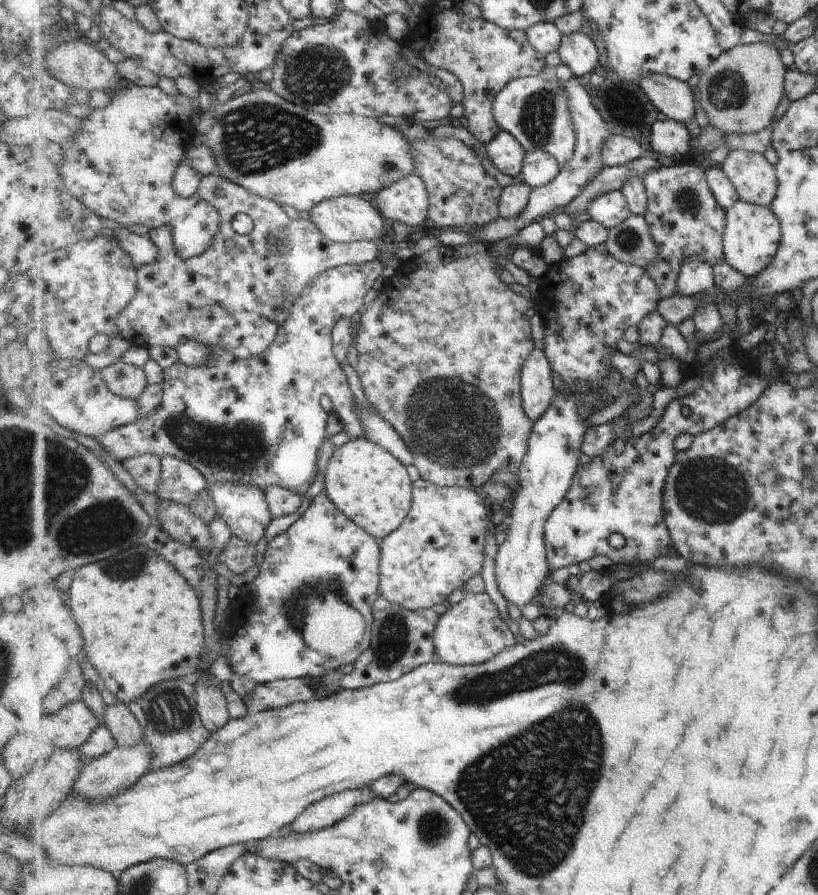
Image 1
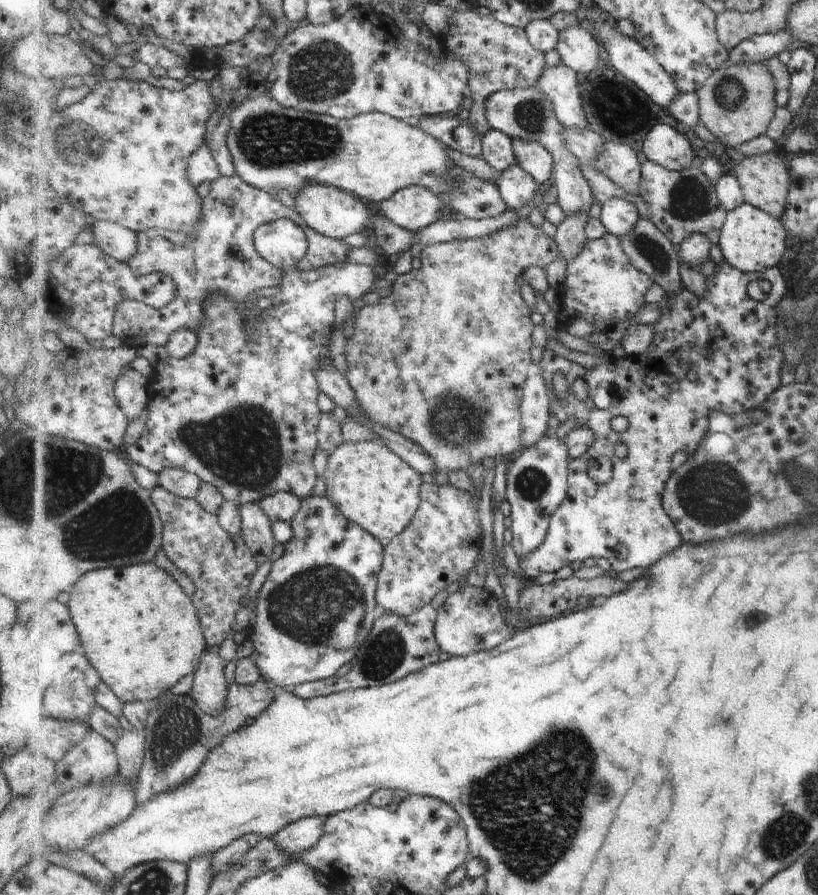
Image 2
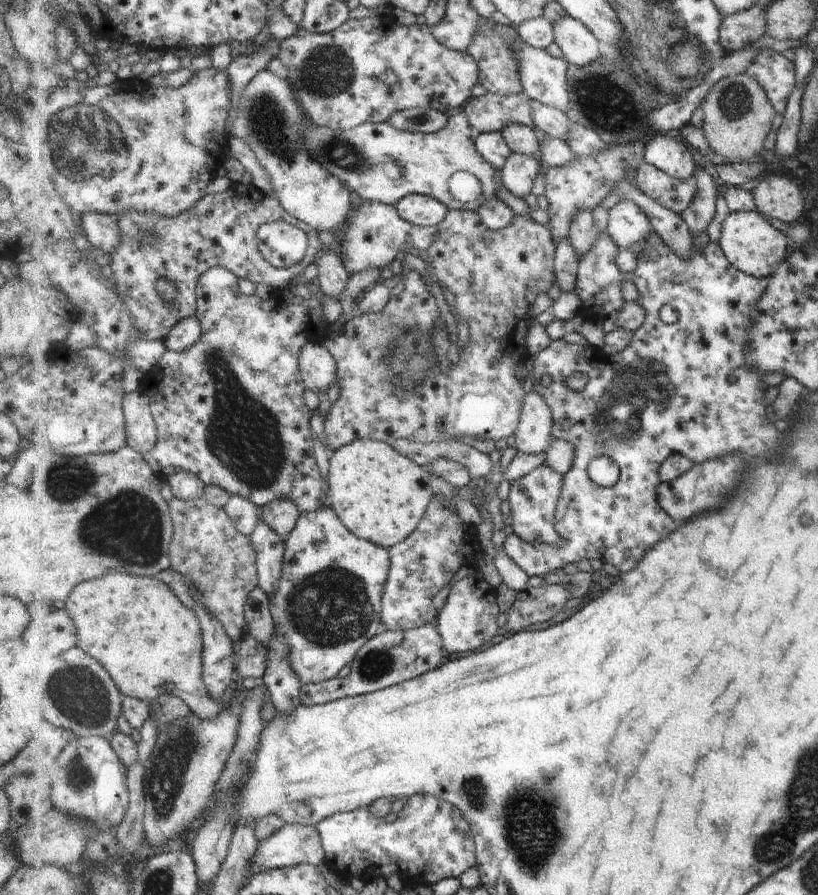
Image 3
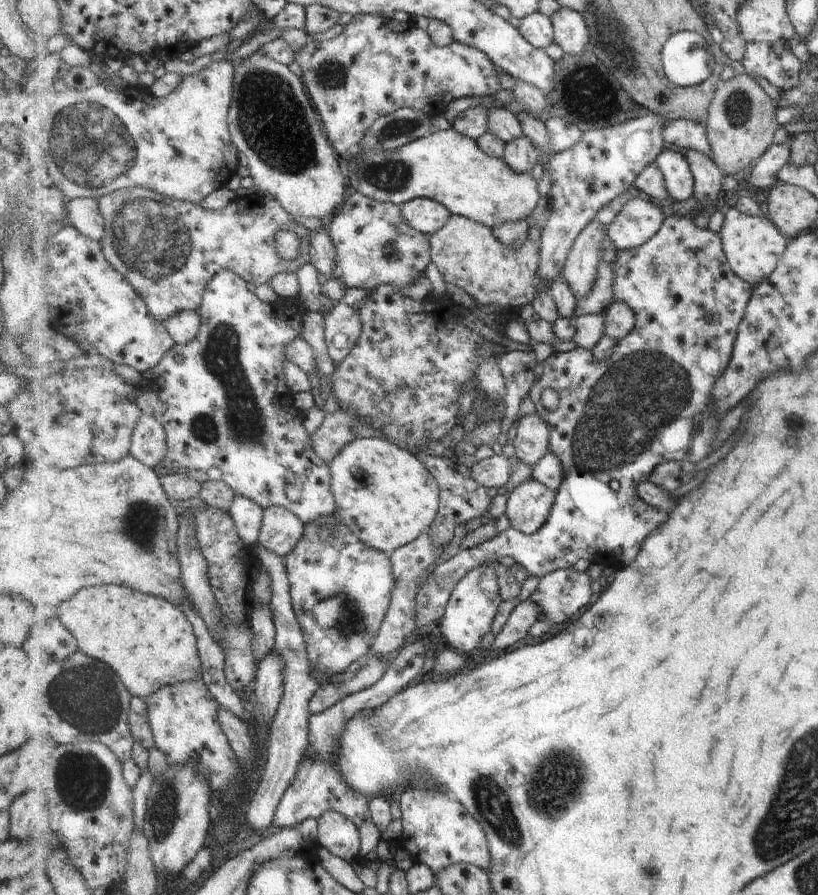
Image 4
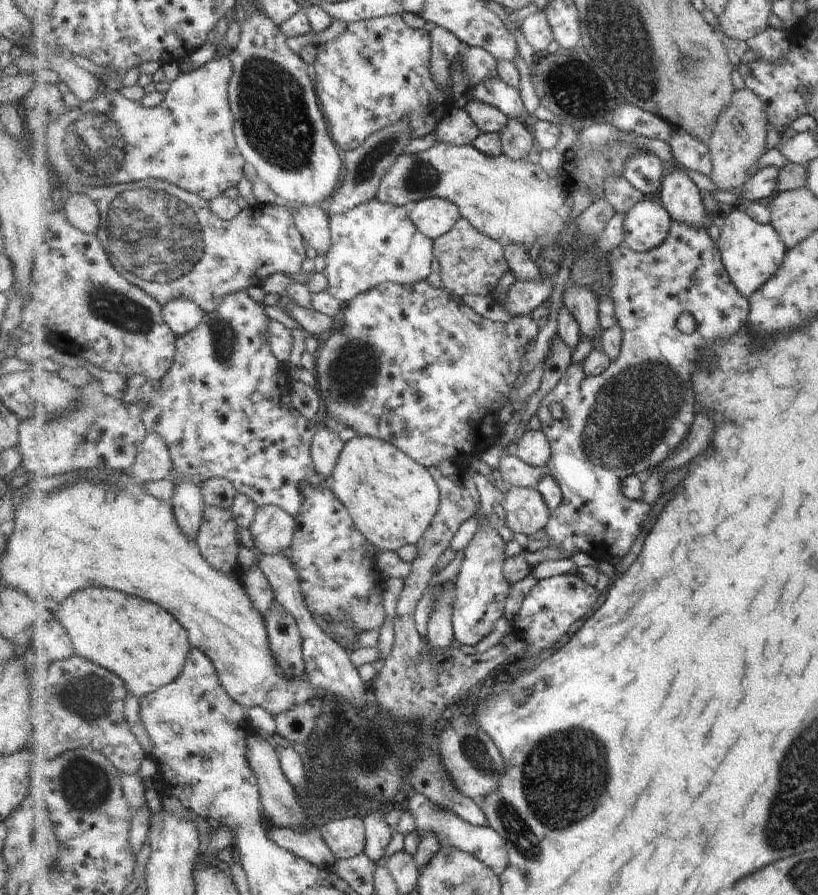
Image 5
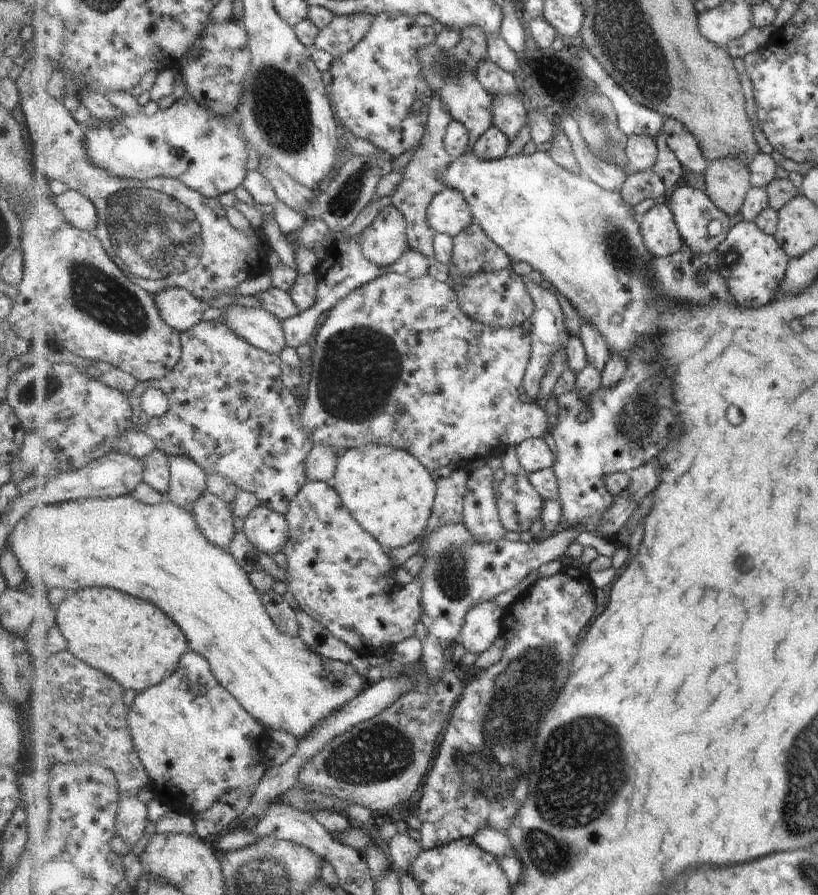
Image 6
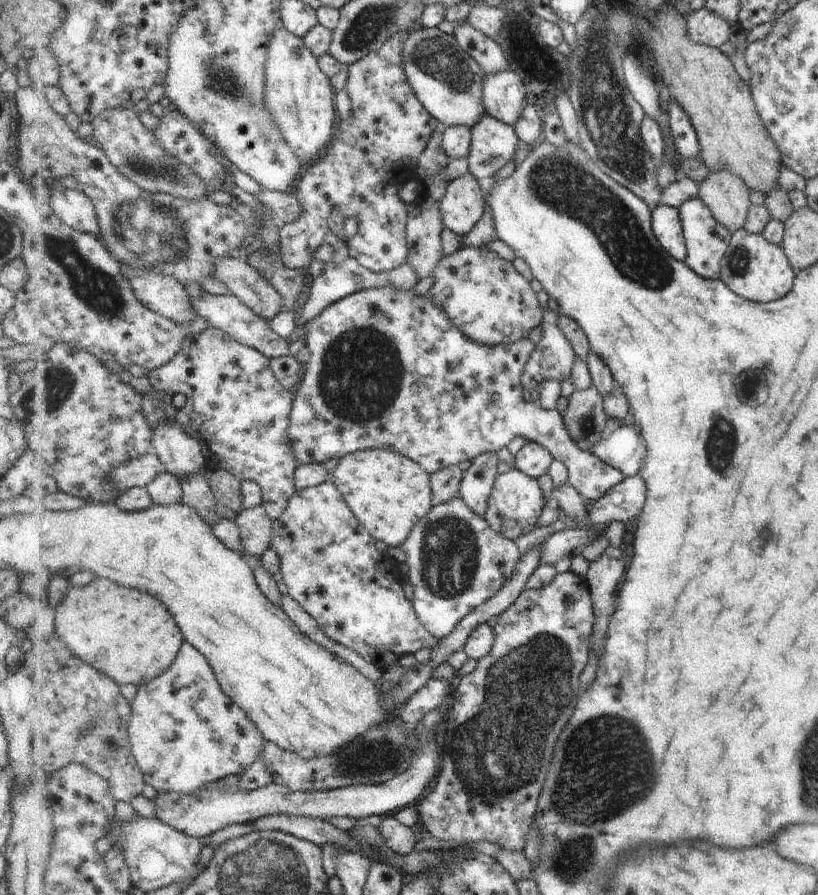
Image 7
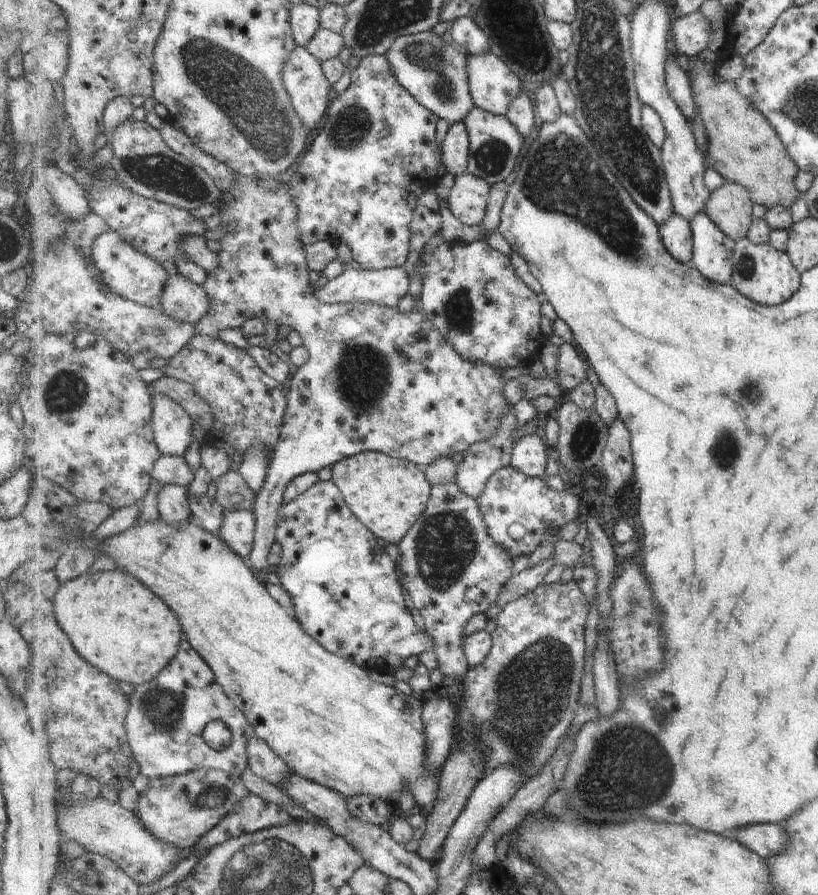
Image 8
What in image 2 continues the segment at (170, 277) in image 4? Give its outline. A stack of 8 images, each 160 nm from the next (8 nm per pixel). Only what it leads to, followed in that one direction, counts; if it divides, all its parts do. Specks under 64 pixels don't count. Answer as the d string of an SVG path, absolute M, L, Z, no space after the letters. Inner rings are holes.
M239 175L234 177L221 177L211 184L211 190L204 199L203 217L200 218L200 225L196 228L196 233L184 233L172 231L169 229L146 229L137 233L138 249L136 253L129 258L127 264L132 273L137 277L142 277L151 273L168 274L177 285L177 298L162 309L131 299L122 302L117 309L114 318L114 336L116 336L123 346L140 349L147 345L164 347L169 339L179 329L193 329L197 331L199 326L207 322L207 314L204 311L204 304L217 293L223 296L227 295L241 310L246 318L246 328L254 331L258 329L258 324L262 321L264 310L259 310L255 306L255 301L259 297L261 289L281 288L285 270L273 266L273 263L267 262L257 252L254 235L256 230L265 223L279 219L294 220L302 229L306 230L306 236L309 243L307 256L297 264L297 268L302 271L309 269L318 269L325 265L335 263L345 263L348 258L348 252L352 249L341 242L340 239L334 239L318 233L316 230L309 229L306 226L305 219L292 207L284 206L279 199L271 198L266 190L257 188L245 182Z

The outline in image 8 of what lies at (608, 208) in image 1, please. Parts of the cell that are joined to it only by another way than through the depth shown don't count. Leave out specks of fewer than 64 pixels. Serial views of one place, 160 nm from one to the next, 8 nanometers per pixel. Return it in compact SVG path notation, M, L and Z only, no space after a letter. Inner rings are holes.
M674 213L660 226L660 231L664 245L673 258L686 265L692 264L694 240L691 223L680 214Z

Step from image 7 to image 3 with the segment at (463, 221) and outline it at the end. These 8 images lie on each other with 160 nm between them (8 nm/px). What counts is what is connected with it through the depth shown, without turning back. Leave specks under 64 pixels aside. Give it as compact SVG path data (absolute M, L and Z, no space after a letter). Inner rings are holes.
M412 194L394 204L407 222L418 227L437 227L449 214L450 208L429 195Z

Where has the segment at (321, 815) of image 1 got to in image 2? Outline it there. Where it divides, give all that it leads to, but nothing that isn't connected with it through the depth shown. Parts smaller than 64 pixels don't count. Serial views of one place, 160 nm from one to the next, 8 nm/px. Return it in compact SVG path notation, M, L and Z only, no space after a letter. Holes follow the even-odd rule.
M323 816L306 817L287 826L272 839L276 842L276 846L287 854L301 855L321 841L321 836L325 834L325 824L326 819Z

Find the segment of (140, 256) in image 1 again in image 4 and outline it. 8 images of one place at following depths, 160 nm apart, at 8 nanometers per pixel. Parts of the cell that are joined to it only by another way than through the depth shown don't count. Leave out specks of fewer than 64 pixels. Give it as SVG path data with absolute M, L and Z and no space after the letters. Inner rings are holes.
M91 197L70 199L67 205L67 223L72 224L85 236L101 242L106 235L105 219L100 204Z

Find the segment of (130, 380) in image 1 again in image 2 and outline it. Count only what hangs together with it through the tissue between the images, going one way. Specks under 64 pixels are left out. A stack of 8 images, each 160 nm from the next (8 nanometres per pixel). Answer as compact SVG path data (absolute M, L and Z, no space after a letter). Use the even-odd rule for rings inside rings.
M125 369L115 378L114 394L129 422L138 419L150 401L149 379L134 369Z

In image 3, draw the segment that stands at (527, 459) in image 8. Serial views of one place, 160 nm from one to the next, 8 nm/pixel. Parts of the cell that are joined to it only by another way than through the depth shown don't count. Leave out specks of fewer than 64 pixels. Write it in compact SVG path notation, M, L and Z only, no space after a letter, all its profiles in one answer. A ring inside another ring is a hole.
M532 390L524 400L519 430L514 436L515 448L528 455L546 453L553 443L554 426L552 408L538 392Z

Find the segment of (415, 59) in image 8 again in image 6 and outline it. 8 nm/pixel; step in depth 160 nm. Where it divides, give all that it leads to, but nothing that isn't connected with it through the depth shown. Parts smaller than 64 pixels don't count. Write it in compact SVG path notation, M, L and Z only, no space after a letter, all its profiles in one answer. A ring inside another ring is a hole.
M431 43L420 50L419 58L420 65L423 67L424 80L428 82L434 94L443 101L451 116L469 129L471 144L465 154L471 154L476 142L495 122L492 111L492 94L484 87L475 73L473 74L463 62L457 60L453 50L447 52L435 43Z

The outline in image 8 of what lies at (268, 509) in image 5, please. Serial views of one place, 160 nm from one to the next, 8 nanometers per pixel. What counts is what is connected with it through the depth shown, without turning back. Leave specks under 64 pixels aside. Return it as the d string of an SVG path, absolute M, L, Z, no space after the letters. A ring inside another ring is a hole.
M224 509L224 521L216 535L235 554L247 561L256 541L256 522L253 511Z

